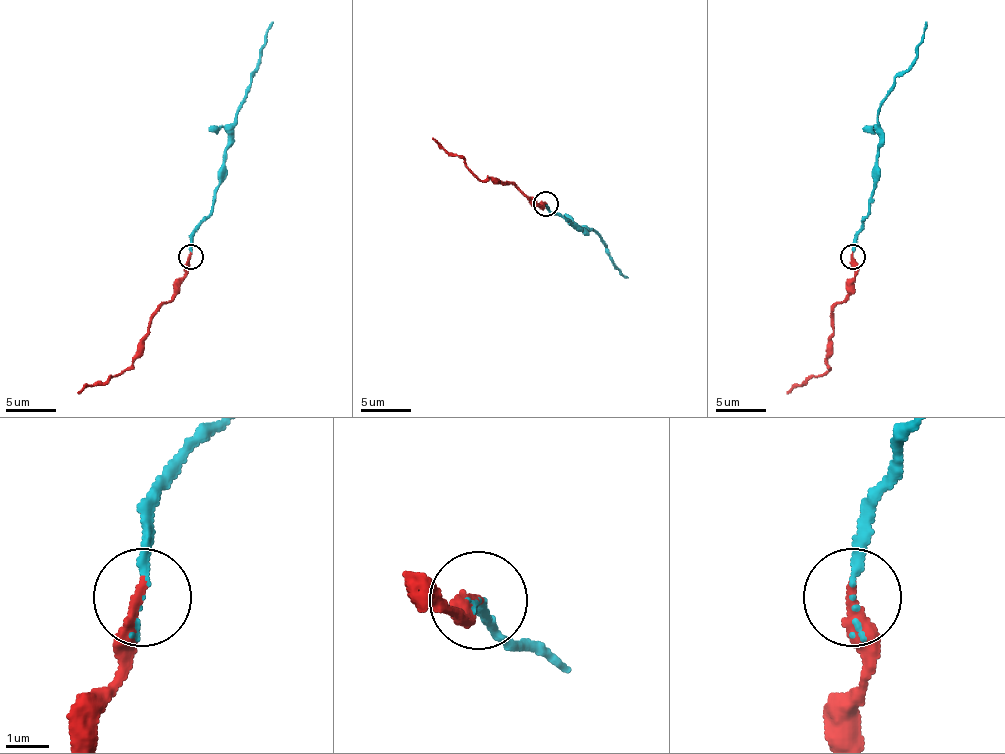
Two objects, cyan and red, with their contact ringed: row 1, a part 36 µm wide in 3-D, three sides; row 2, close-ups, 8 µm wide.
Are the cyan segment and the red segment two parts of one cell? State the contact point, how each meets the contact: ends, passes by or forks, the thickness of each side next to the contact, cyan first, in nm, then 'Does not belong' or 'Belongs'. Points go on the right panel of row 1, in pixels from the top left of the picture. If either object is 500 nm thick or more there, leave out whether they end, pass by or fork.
Place: (852, 257). At the ring cyan passes by. At the ring red ends. Thickness 120 nm (cyan) against 320 nm. Belongs

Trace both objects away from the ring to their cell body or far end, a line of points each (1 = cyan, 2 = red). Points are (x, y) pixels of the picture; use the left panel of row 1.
1: (191, 257), (191, 232), (213, 204), (228, 126), (251, 81), (266, 28), (274, 21)
2: (191, 257), (188, 272), (178, 292), (158, 310), (143, 340), (143, 353), (105, 383), (95, 383), (78, 393)

